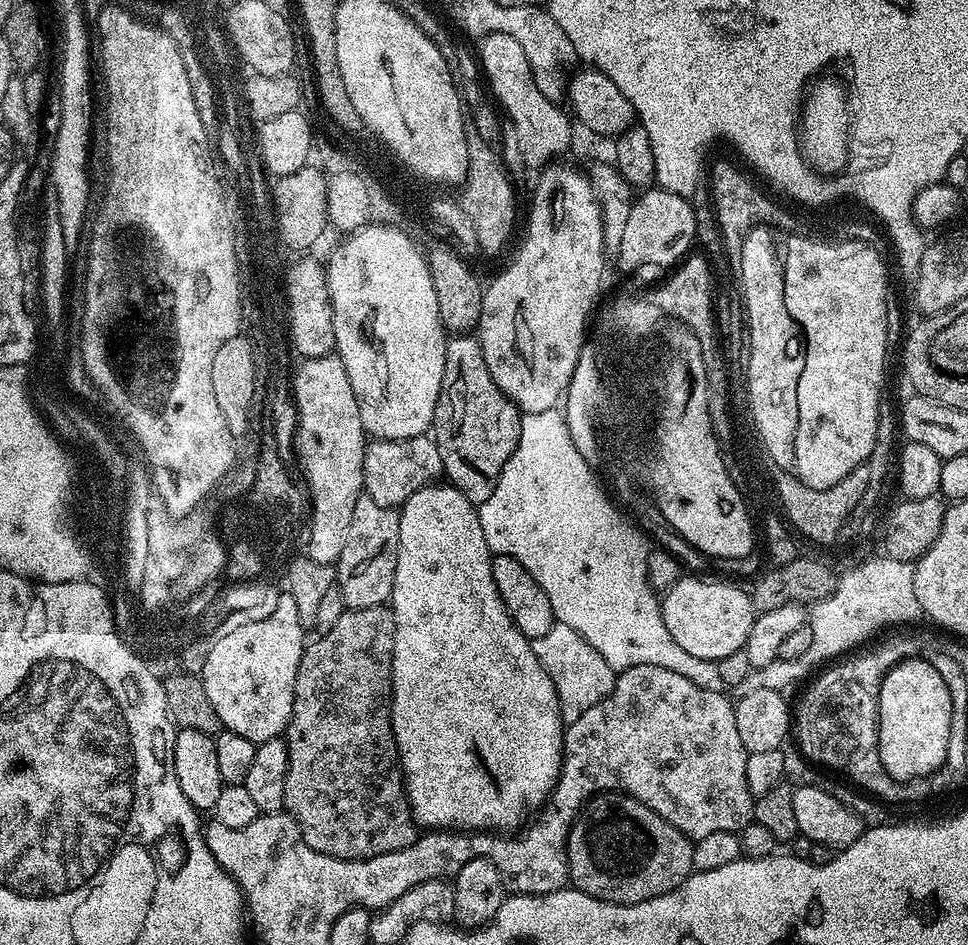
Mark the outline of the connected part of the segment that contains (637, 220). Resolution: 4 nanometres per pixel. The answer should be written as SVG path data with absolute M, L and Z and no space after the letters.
M659 186L649 187L633 199L630 219L626 221L626 230L622 230L618 249L620 268L624 272L636 272L647 264L653 264L656 268L671 269L689 255L688 247L695 240L695 207L683 196L670 194Z

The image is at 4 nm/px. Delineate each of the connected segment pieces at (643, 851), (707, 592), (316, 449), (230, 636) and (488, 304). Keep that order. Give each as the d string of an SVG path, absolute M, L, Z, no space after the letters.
M623 792L603 793L595 804L596 808L585 807L577 816L568 835L568 874L579 891L585 892L593 900L605 900L611 904L641 904L662 894L670 894L693 875L693 841L682 834L682 830L670 826L666 818L650 810L650 806L633 800Z
M682 578L663 593L660 609L674 642L694 658L719 661L741 651L753 624L753 597L732 584L707 584L704 580Z
M319 356L308 360L295 369L296 377L292 380L292 392L296 395L295 415L298 417L300 431L300 452L304 465L299 471L304 478L312 480L314 490L314 513L316 527L313 533L312 555L317 560L329 560L335 565L342 554L342 546L346 546L346 534L350 534L350 517L354 515L354 502L364 492L364 449L366 433L360 417L360 407L356 401L354 390L350 386L350 378L346 374L346 366L342 366L340 357Z
M287 594L281 596L281 600L276 604L276 609L274 609L269 616L264 616L261 620L248 620L245 624L238 625L233 632L226 633L225 636L209 650L208 657L204 660L204 669L199 669L198 672L200 679L204 682L206 698L210 698L210 706L214 706L214 714L218 714L221 725L223 725L227 731L233 732L234 734L242 734L242 738L250 738L250 742L254 742L256 745L285 735L288 723L292 717L292 707L294 706L294 684L298 678L302 654L306 647L306 639L304 640L306 626L302 622L302 618L298 618L298 605L294 603L294 598L292 596Z
M553 162L539 173L536 180L536 193L532 196L532 213L528 216L528 233L524 236L524 241L520 244L520 249L516 252L516 257L508 264L505 272L500 272L492 280L492 285L483 289L481 298L481 316L478 325L478 339L480 341L480 353L484 355L486 366L494 378L494 382L506 393L521 413L541 412L557 407L565 399L565 393L568 390L568 384L571 376L574 374L575 366L582 359L580 351L584 348L584 331L589 331L590 318L594 309L597 307L596 299L600 296L600 283L604 280L604 252L606 245L604 243L604 215L600 213L600 201L597 197L595 188L592 187L592 181L587 175L584 176L576 168L571 168L565 162Z

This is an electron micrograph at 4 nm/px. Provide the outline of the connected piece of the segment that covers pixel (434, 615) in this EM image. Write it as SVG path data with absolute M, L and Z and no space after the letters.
M429 486L415 492L399 509L398 566L394 574L390 601L396 623L392 659L392 729L396 739L396 751L400 754L400 769L404 771L404 789L408 792L412 819L421 829L459 830L465 834L512 834L533 813L545 807L546 801L556 787L560 767L564 764L566 725L560 716L558 694L554 690L554 682L550 682L550 674L546 674L542 662L538 662L532 649L532 641L520 633L518 626L510 618L498 594L498 586L494 586L492 577L494 553L486 546L486 534L482 534L482 522L477 505L469 502L457 488L436 487L440 486Z

